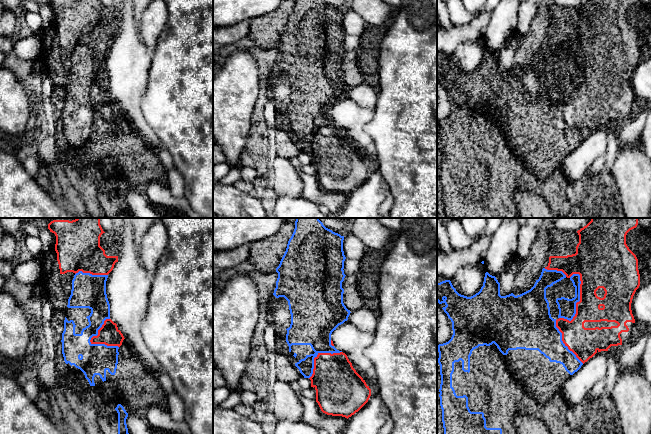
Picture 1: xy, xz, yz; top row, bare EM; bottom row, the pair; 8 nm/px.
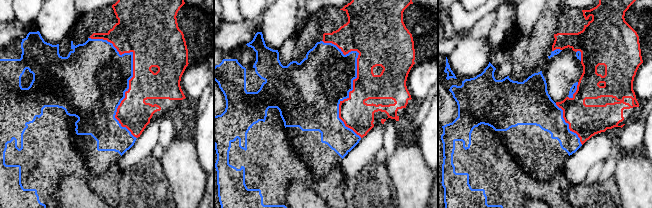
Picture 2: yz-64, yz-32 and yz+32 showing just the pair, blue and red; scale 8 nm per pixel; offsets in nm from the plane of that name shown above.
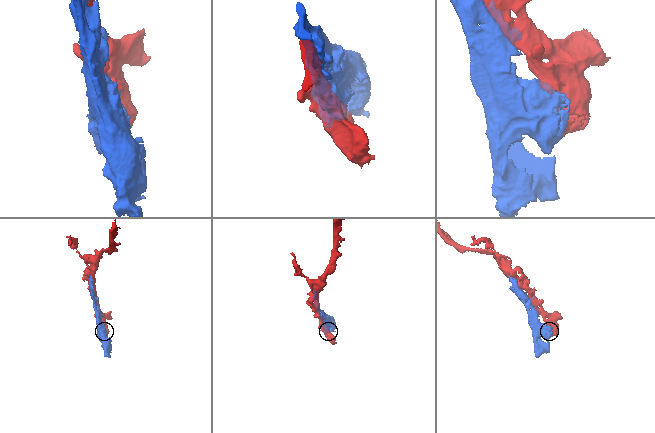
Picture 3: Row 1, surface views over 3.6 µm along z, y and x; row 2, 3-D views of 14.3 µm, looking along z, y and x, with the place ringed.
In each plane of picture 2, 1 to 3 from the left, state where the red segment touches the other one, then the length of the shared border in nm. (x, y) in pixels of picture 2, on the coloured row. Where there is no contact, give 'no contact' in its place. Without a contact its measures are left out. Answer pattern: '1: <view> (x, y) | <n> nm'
1: yz-64 (132, 74) | 900 nm
2: yz-32 (353, 79) | 850 nm
3: yz+32 (568, 124) | 400 nm

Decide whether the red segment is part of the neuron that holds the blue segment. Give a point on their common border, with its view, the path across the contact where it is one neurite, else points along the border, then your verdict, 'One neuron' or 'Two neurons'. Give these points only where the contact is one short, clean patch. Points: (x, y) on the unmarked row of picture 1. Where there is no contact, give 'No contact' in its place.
Touches blue at yz (577, 77). Two neurons

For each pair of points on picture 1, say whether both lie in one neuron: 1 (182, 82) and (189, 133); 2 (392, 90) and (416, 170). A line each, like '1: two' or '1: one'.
1: one
2: one

